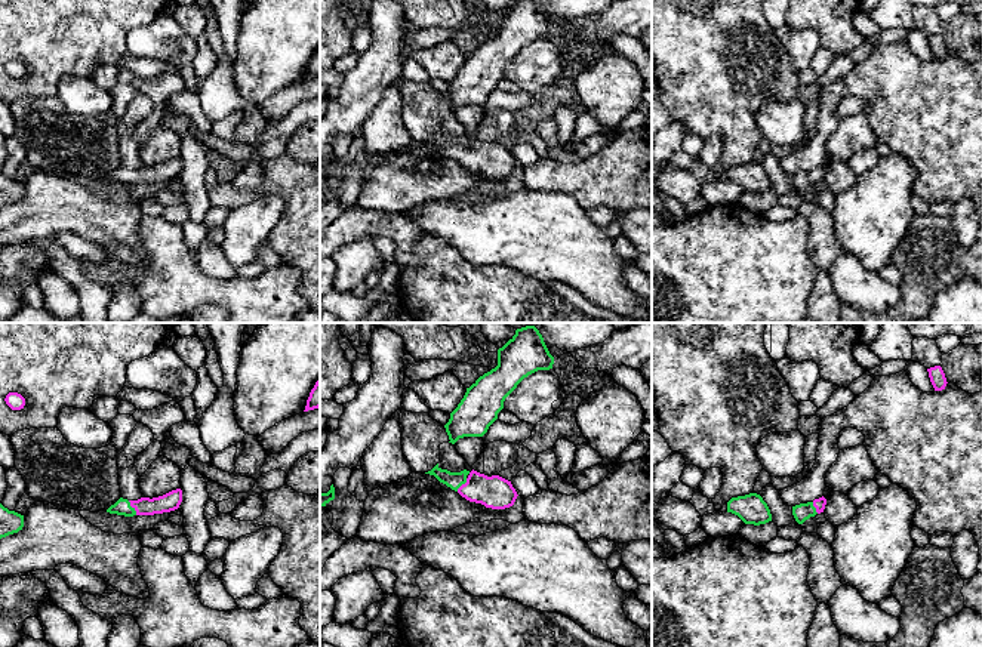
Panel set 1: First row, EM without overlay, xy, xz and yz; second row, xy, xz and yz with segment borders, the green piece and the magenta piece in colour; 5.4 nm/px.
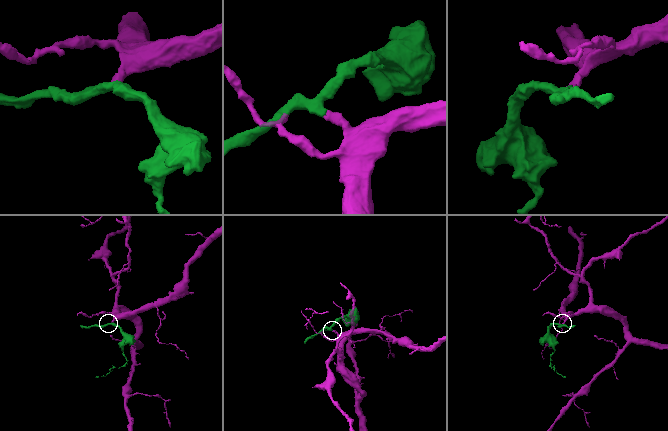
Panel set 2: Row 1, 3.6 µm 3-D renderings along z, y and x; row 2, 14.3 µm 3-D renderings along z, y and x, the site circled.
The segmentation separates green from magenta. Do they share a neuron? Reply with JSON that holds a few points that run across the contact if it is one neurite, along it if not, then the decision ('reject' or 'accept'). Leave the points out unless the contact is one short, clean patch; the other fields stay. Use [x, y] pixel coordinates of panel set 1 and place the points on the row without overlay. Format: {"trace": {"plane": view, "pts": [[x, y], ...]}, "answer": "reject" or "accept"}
{"trace": {"plane": "xy", "pts": [[122, 175], [132, 176], [153, 175], [171, 169]]}, "answer": "accept"}

